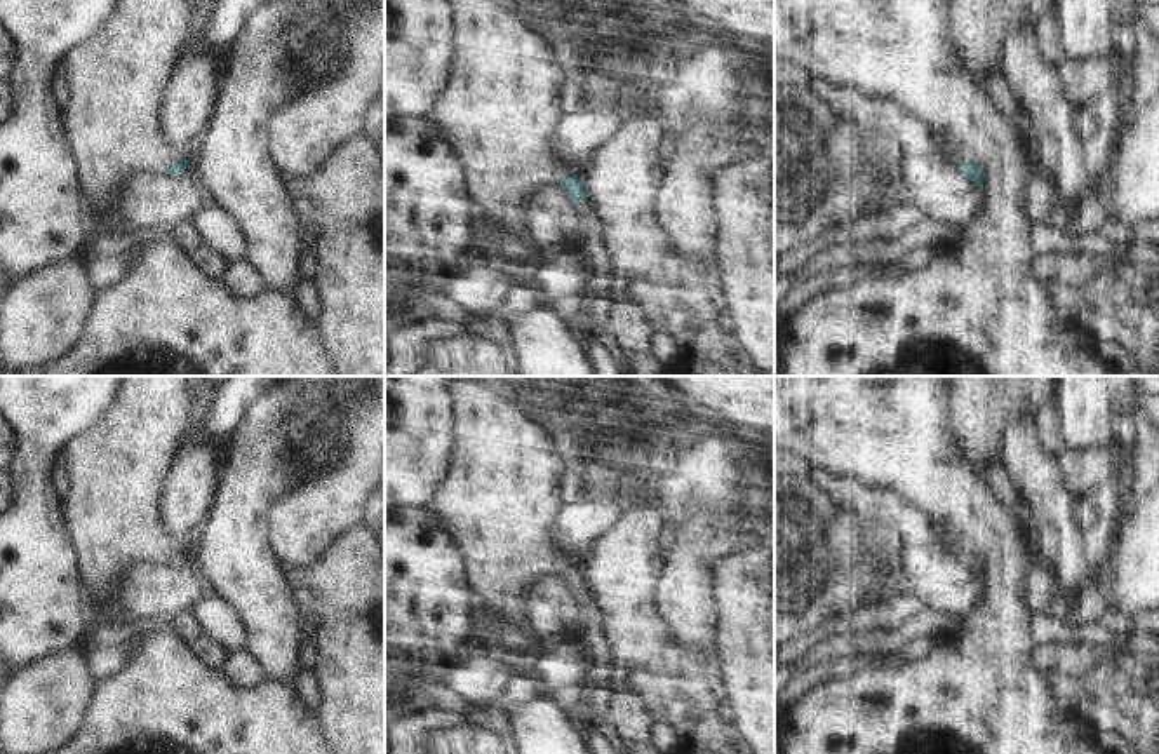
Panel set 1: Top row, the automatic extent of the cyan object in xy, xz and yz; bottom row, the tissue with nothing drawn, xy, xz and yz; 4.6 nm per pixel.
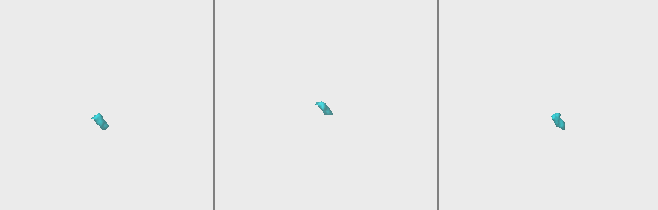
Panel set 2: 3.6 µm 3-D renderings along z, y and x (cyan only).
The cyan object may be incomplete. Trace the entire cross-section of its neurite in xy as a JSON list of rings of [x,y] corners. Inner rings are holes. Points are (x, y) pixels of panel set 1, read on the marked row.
[[[122,0],[110,24],[63,64],[70,82],[64,124],[84,195],[118,232],[127,232],[120,218],[124,195],[143,171],[179,176],[190,165],[165,136],[164,108],[184,52],[195,42],[193,19],[193,0]]]

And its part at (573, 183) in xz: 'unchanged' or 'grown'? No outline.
grown

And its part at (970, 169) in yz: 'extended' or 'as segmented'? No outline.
extended

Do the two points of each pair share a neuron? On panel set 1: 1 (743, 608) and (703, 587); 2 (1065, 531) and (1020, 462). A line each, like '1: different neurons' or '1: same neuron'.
1: different neurons
2: same neuron

